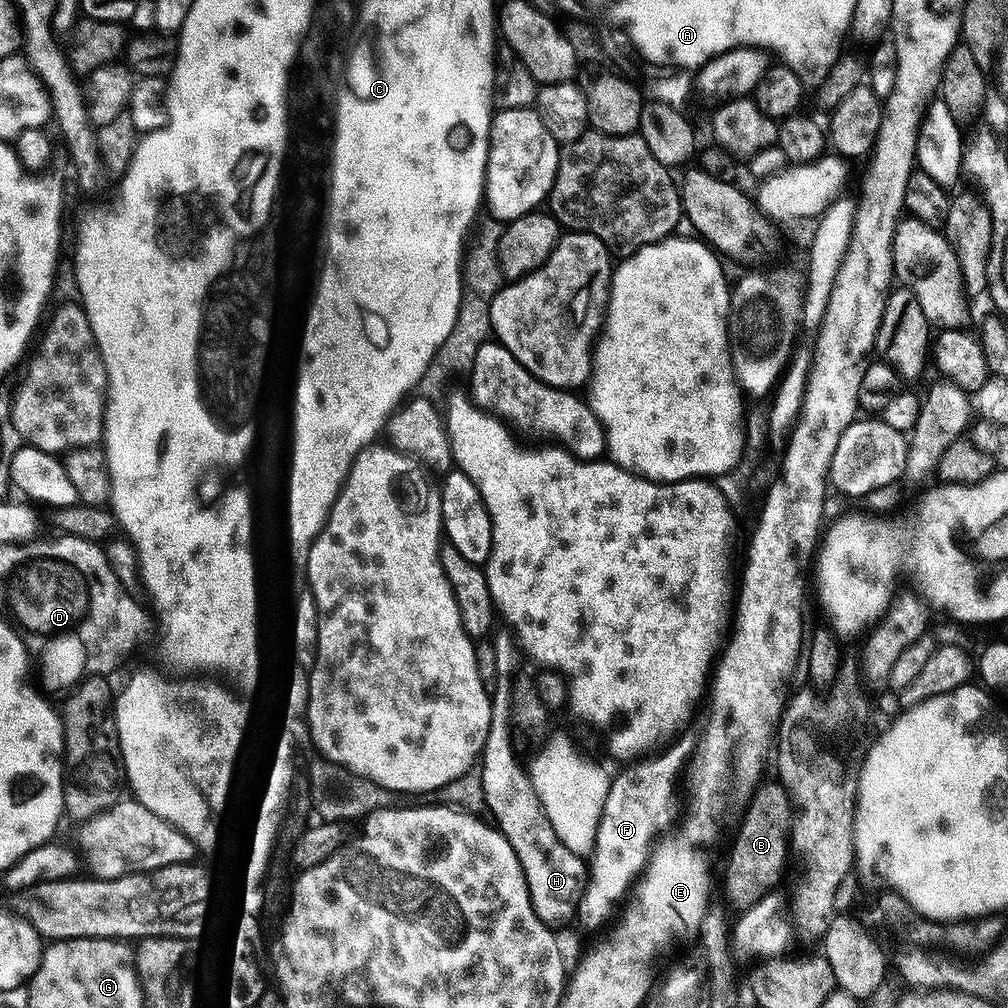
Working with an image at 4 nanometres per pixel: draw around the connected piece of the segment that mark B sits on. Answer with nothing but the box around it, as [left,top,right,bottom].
[724,782,794,910]

